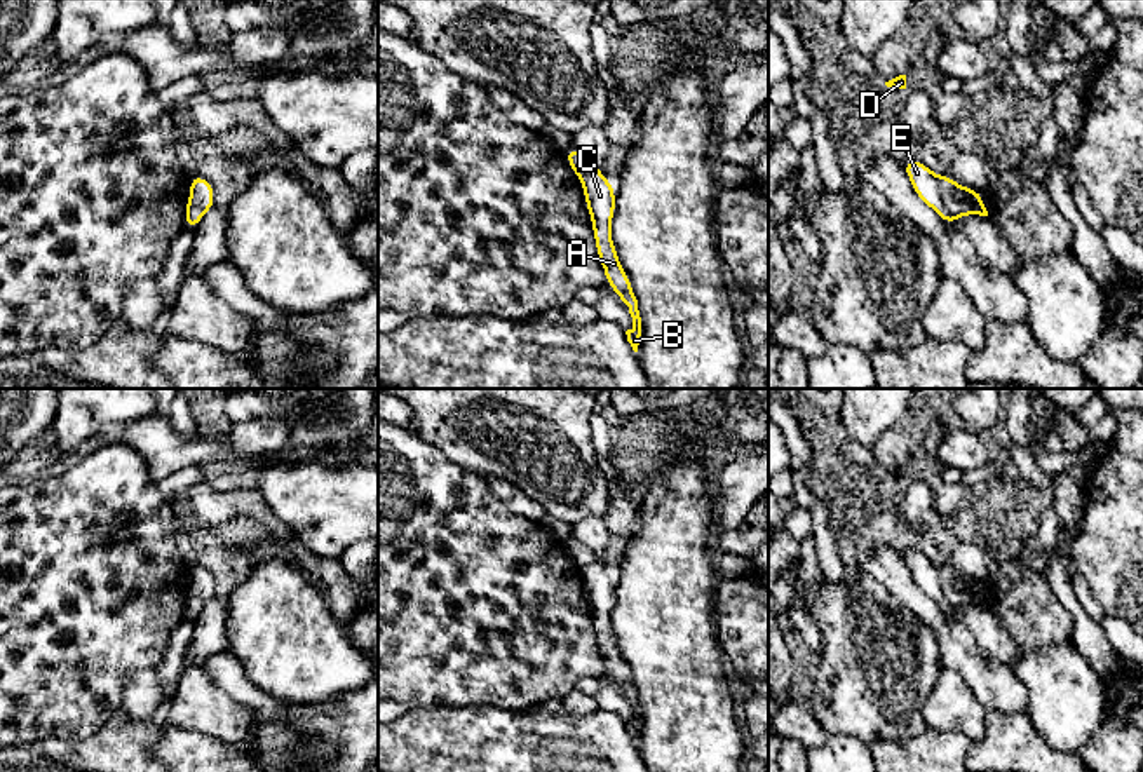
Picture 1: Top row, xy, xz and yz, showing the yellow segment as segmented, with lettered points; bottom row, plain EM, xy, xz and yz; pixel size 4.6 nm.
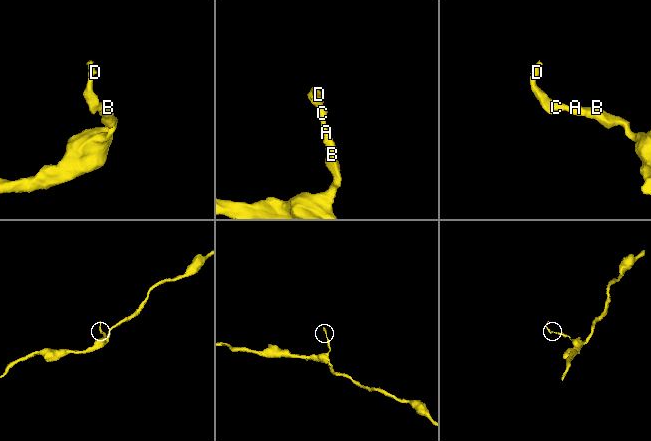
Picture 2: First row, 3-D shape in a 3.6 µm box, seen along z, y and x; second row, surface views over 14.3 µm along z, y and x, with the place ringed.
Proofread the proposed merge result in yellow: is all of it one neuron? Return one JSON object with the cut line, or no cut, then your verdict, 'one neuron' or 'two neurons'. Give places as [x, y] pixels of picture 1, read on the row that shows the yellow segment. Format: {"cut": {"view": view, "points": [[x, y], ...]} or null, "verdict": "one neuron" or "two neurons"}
{"cut": {"view": "yz", "points": [[940, 178], [940, 199], [955, 218]]}, "verdict": "two neurons"}

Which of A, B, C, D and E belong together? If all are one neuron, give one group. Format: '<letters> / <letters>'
A B C / D E

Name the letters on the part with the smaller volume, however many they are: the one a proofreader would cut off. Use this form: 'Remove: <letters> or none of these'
Remove: D, E

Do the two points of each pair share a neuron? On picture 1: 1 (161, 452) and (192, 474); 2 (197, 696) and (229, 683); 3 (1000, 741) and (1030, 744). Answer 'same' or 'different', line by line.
1: different
2: different
3: same

